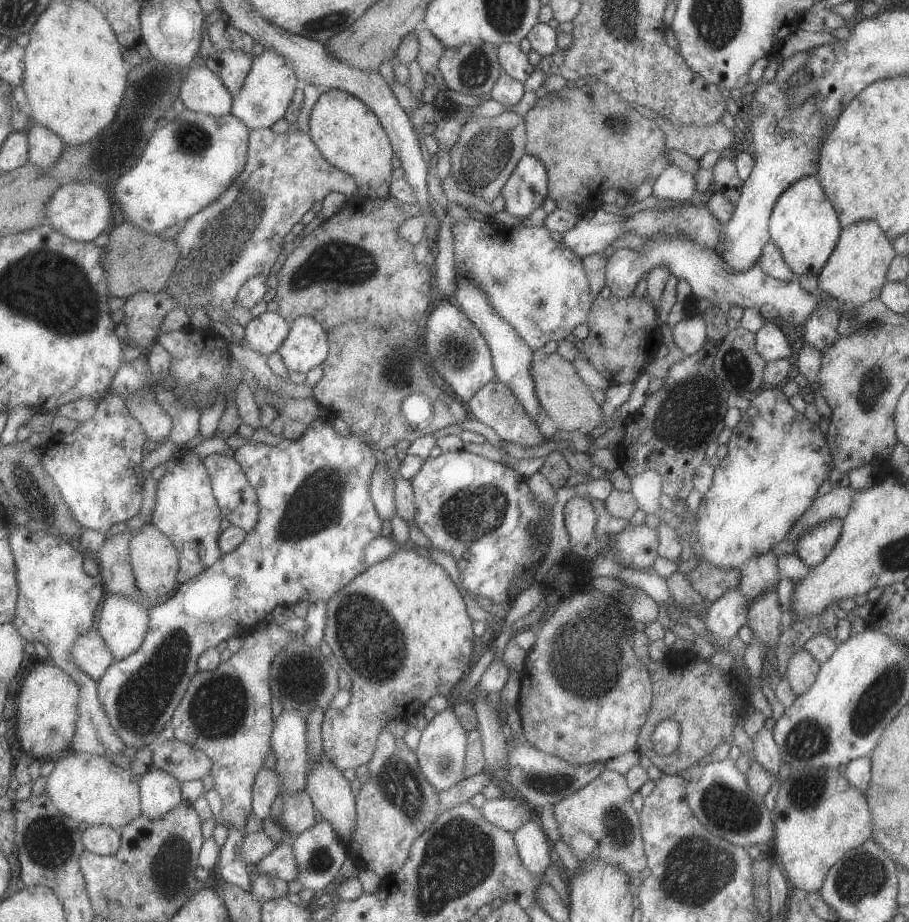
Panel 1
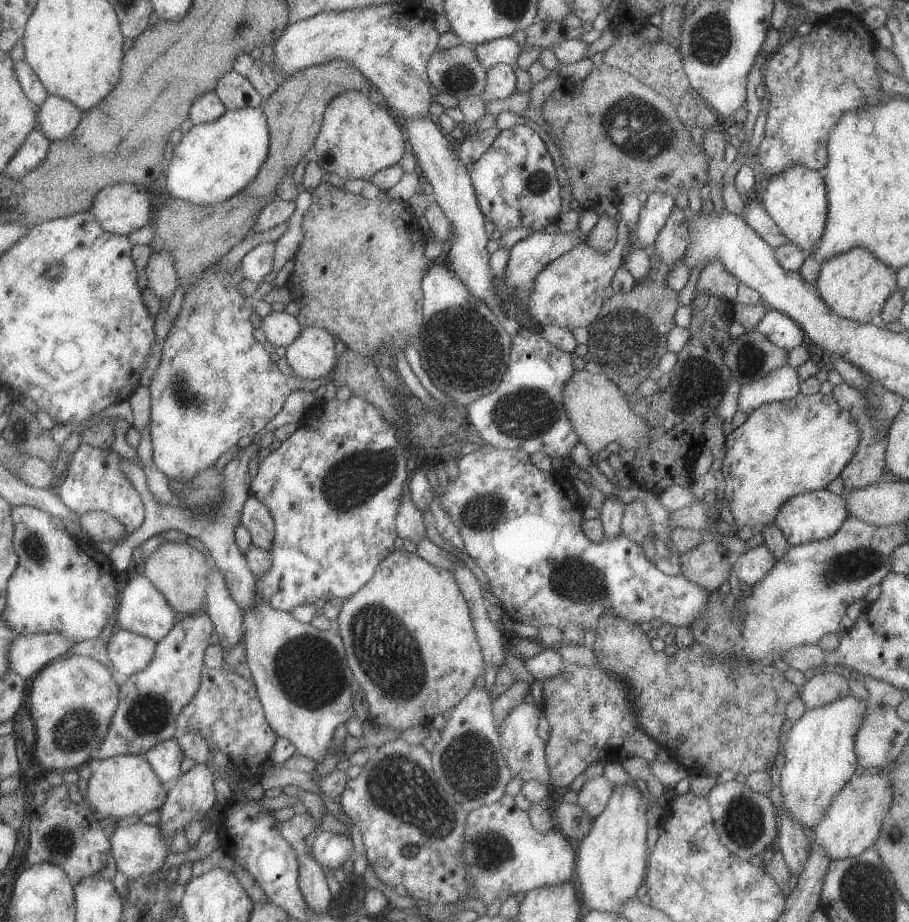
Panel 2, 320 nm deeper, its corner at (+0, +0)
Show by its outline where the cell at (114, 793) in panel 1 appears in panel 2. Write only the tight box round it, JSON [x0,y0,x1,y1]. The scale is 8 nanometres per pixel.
[87,755,168,820]

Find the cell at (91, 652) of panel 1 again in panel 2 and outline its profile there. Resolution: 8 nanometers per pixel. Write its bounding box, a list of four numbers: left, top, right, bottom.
[109,628,158,678]

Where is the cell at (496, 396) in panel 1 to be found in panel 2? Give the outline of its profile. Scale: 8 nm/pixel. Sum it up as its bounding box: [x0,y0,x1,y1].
[468,328,580,458]

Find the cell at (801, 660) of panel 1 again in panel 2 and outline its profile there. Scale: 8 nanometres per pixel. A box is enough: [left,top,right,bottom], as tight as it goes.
[800,669,850,709]

